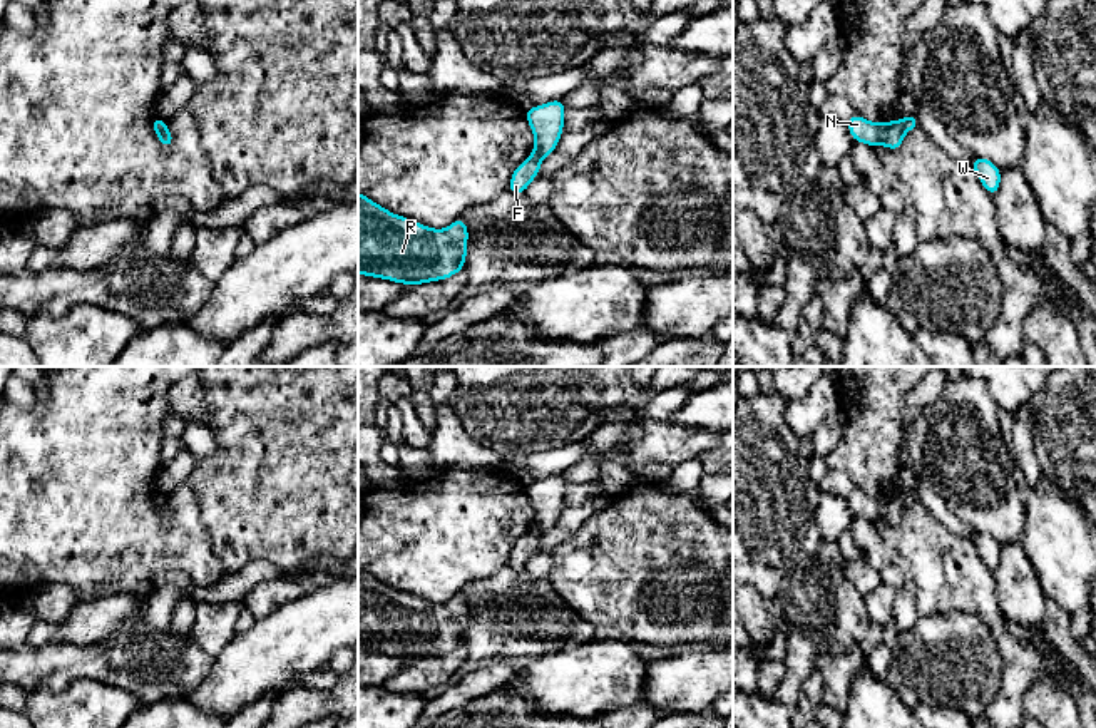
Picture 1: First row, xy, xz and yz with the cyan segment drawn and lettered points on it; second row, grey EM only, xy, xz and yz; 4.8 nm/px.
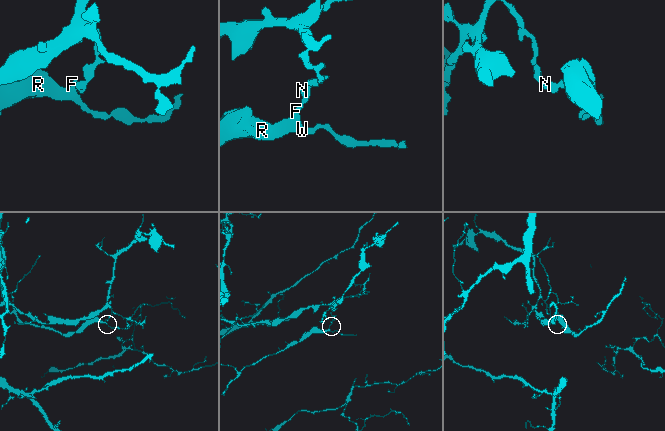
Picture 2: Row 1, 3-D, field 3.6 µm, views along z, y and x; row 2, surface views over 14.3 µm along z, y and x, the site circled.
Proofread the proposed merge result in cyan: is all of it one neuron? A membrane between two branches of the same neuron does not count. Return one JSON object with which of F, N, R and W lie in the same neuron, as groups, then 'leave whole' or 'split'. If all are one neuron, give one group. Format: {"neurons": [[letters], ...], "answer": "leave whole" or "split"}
{"neurons": [["F", "R", "W"], ["N"]], "answer": "split"}

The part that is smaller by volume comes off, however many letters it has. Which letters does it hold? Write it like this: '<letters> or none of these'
F, R, W

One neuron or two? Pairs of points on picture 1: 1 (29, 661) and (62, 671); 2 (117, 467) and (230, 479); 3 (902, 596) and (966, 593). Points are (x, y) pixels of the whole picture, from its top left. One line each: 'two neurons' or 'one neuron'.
1: one neuron
2: two neurons
3: two neurons

